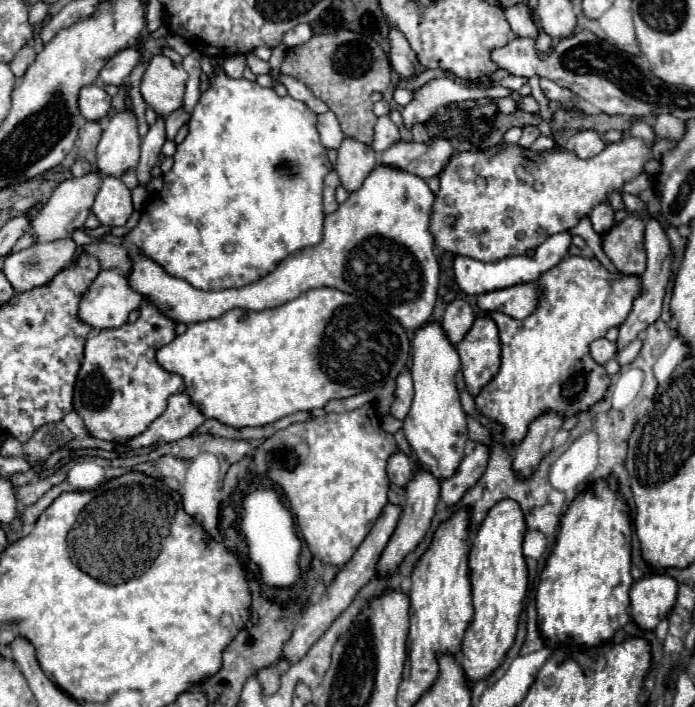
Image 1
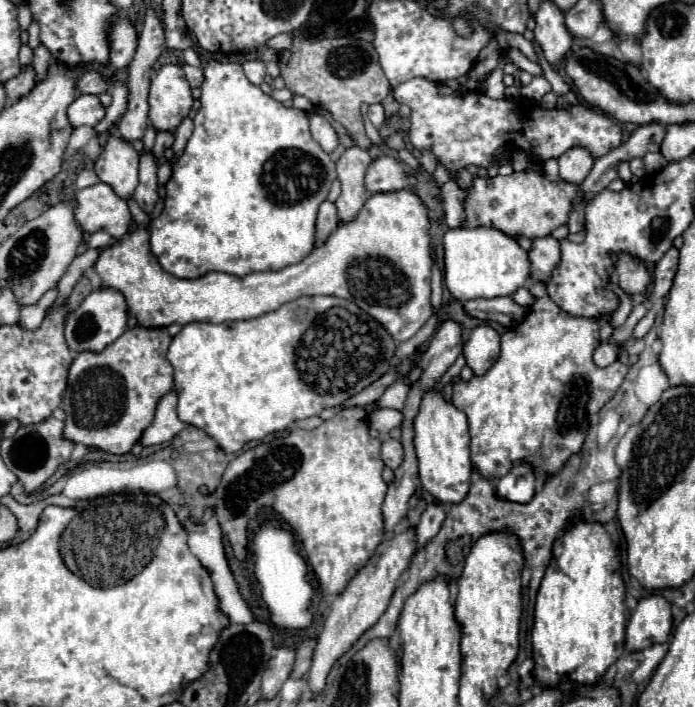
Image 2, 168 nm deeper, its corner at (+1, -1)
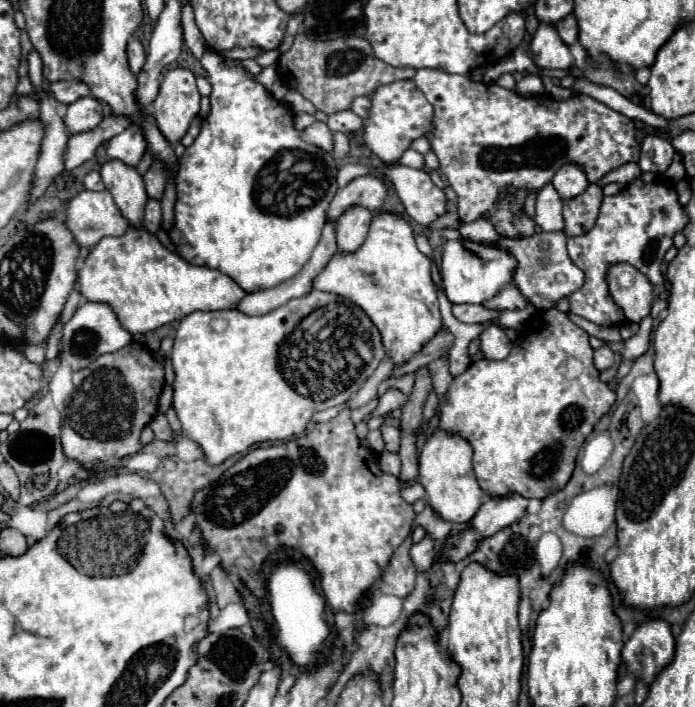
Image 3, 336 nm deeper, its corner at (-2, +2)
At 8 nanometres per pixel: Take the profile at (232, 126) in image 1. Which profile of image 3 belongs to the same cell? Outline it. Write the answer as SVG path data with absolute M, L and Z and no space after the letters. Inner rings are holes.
M206 50L202 66L212 84L212 110L198 138L180 158L176 176L176 222L170 238L184 260L220 270L244 292L274 288L296 276L318 244L326 224L328 204L338 188L338 168L332 154L308 146L300 138L290 110L262 84L254 82L240 64L228 68L216 52ZM282 150L304 154L318 166L318 192L298 192L316 200L308 210L296 210L292 218L260 214L256 202L252 202L256 192L262 192L264 186L258 180L260 170Z

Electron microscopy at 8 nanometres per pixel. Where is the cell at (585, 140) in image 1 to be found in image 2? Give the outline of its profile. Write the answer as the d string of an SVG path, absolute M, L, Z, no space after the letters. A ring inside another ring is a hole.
M571 147L559 157L559 177L571 183L581 183L593 169L595 157L585 147Z

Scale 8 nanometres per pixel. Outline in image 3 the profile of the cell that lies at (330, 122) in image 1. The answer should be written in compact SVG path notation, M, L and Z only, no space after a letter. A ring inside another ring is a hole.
M316 120L308 128L304 128L302 130L302 140L312 144L312 146L318 146L326 152L332 152L332 132L328 130L328 126L324 122Z

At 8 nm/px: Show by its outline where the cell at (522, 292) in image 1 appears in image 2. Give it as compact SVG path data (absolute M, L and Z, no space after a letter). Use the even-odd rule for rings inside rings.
M513 297L473 299L473 301L465 301L463 307L475 319L497 321L497 323L501 323L505 327L519 325L525 319L525 315L527 315L527 307L515 303Z

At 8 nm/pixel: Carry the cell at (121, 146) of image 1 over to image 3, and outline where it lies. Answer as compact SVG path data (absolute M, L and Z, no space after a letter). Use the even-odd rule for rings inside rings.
M106 162L100 174L102 182L114 196L114 202L120 208L122 216L130 222L130 226L140 228L144 218L144 206L148 202L142 176L136 172L136 168L124 166L122 162Z

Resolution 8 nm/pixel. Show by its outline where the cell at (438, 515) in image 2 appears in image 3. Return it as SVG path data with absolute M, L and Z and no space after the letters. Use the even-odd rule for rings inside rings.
M426 536L420 544L412 546L410 558L412 558L418 572L424 572L432 566L432 562L434 562L434 542L430 540L430 536Z

